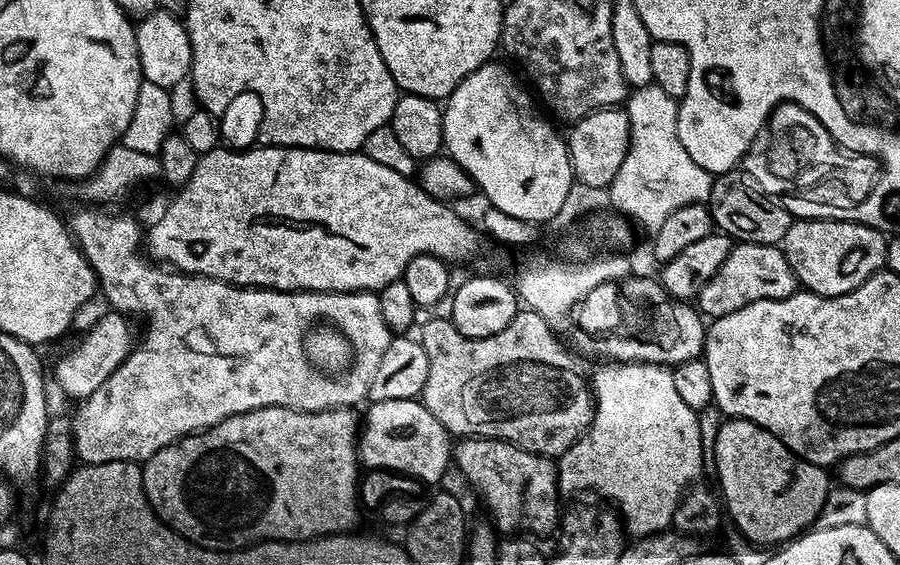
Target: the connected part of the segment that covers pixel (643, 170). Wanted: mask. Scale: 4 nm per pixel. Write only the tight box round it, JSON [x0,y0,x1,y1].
[626,83,713,214]

